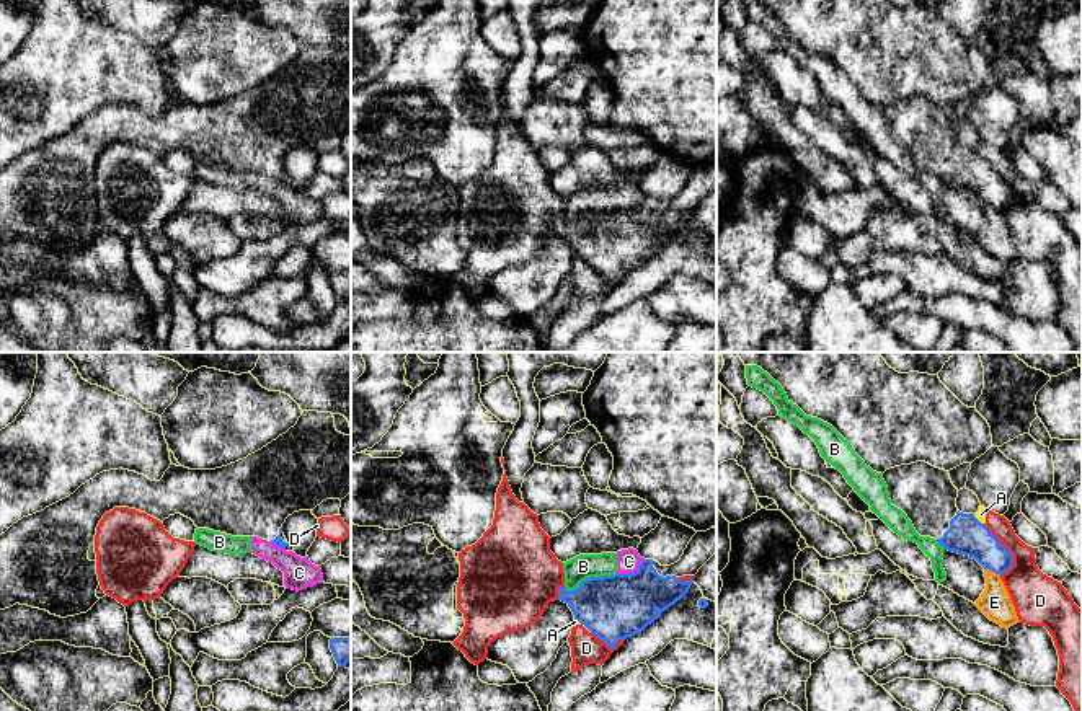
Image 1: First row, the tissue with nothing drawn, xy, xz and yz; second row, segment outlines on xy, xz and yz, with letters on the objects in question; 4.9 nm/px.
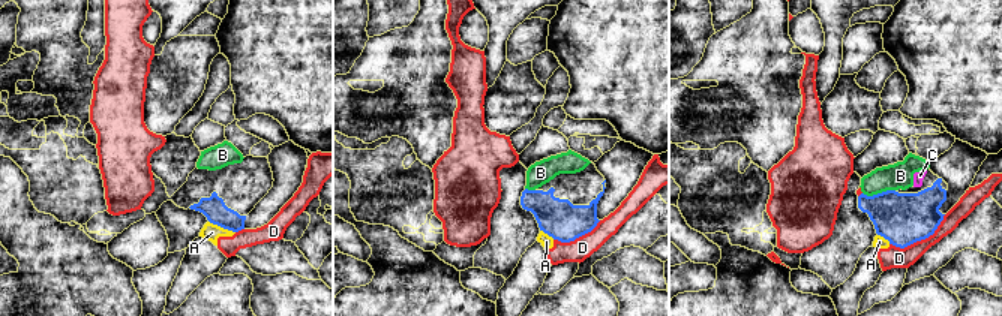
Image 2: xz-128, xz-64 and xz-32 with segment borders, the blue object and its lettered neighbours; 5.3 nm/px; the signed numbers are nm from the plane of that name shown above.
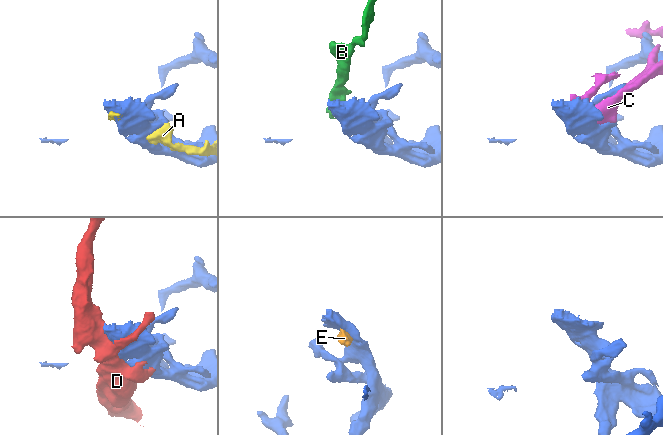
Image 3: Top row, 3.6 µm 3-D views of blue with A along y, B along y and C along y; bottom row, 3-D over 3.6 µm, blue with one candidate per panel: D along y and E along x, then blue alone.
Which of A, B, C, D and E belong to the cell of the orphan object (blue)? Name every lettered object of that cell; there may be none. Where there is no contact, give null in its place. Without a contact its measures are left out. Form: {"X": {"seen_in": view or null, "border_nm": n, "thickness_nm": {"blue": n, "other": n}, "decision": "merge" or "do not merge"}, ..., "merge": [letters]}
{"A": {"seen_in": "xz", "border_nm": 100, "thickness_nm": {"blue": 320, "other": 20}, "decision": "do not merge"}, "B": {"seen_in": "xz", "border_nm": 260, "thickness_nm": {"blue": 320, "other": 120}, "decision": "do not merge"}, "C": {"seen_in": "xz", "border_nm": 160, "thickness_nm": {"blue": 320, "other": 120}, "decision": "do not merge"}, "D": {"seen_in": "yz", "border_nm": 280, "thickness_nm": {"blue": 190, "other": 220}, "decision": "do not merge"}, "E": {"seen_in": "yz", "border_nm": 90, "thickness_nm": {"blue": 190, "other": 160}, "decision": "do not merge"}, "merge": []}

